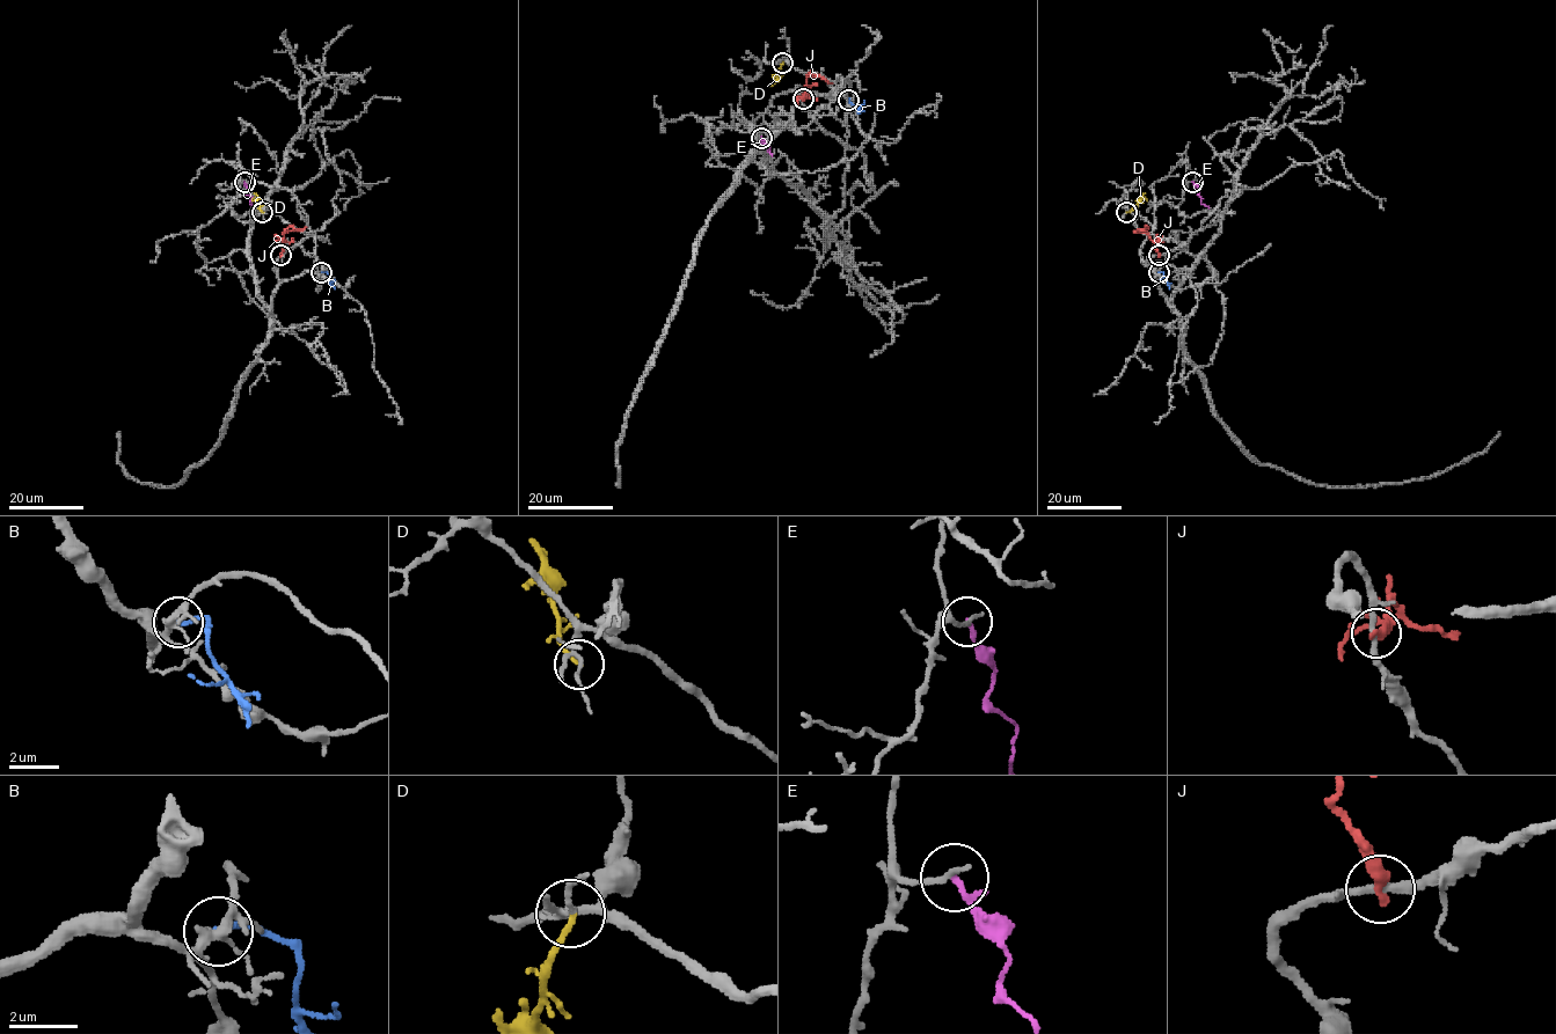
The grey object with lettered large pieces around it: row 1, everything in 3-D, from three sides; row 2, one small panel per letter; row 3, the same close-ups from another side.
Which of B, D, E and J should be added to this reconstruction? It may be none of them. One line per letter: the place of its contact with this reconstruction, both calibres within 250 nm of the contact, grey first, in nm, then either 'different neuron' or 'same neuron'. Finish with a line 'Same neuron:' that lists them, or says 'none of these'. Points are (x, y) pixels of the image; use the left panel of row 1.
B: (321, 272) | 280/180 nm | different neuron
D: (262, 212) | 140/160 nm | different neuron
E: (245, 182) | 180/190 nm | different neuron
J: (280, 255) | 240/380 nm | different neuron
Same neuron: none of these

